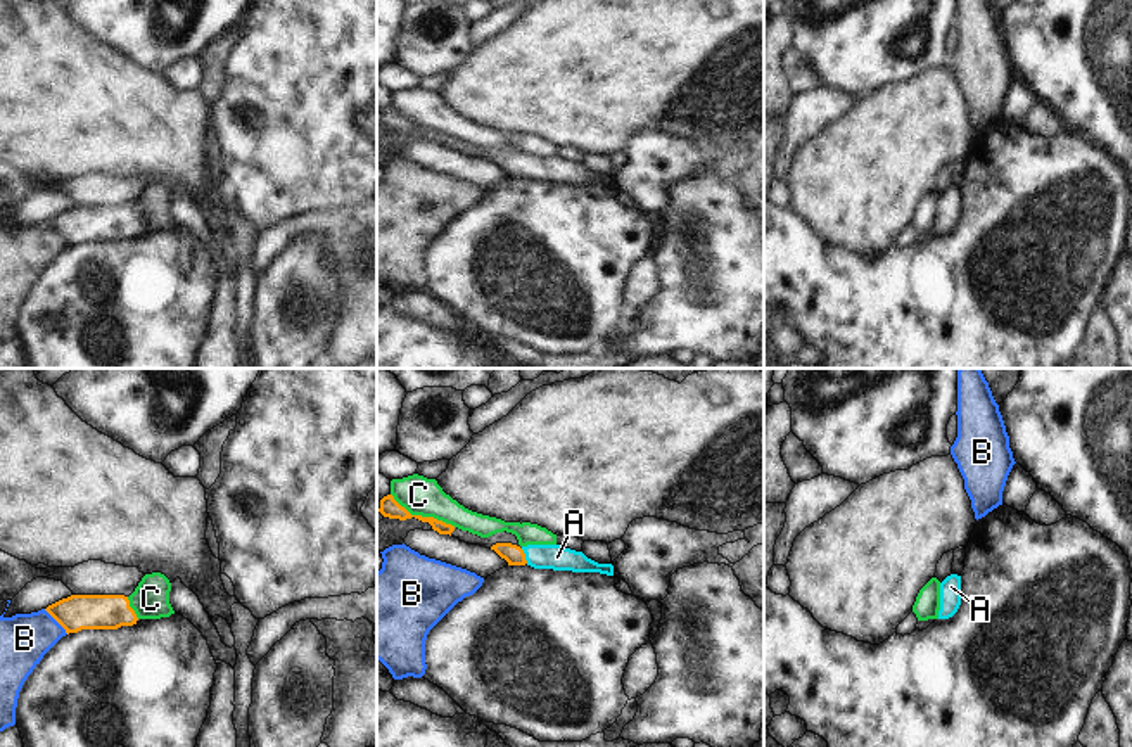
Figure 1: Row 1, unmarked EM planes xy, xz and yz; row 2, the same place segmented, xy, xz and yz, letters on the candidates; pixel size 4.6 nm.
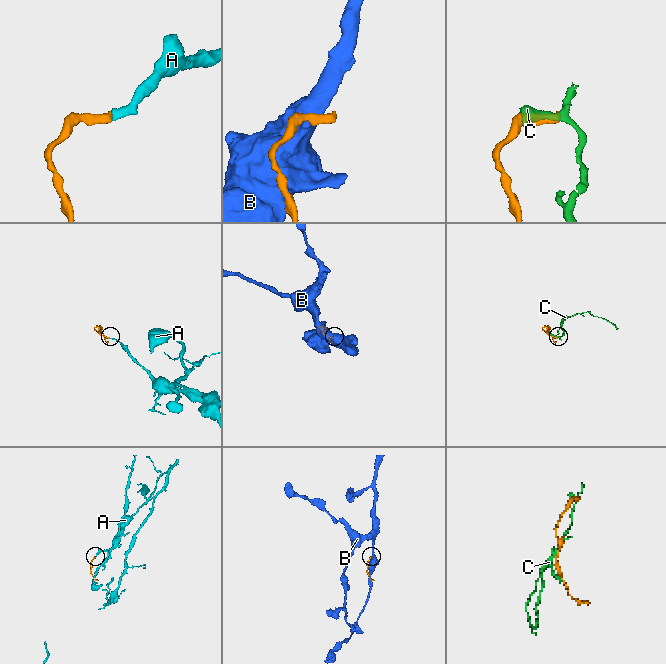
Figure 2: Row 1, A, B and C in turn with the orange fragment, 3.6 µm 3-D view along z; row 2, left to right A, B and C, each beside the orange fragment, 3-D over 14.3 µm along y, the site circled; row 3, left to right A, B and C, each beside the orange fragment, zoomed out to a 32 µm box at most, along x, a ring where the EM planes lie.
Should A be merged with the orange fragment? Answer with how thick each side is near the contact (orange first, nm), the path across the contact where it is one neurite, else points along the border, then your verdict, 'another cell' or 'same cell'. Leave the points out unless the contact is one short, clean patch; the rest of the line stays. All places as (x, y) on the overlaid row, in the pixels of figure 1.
90/120 nm | across xz (512, 554), (524, 555), (557, 557) | same cell

